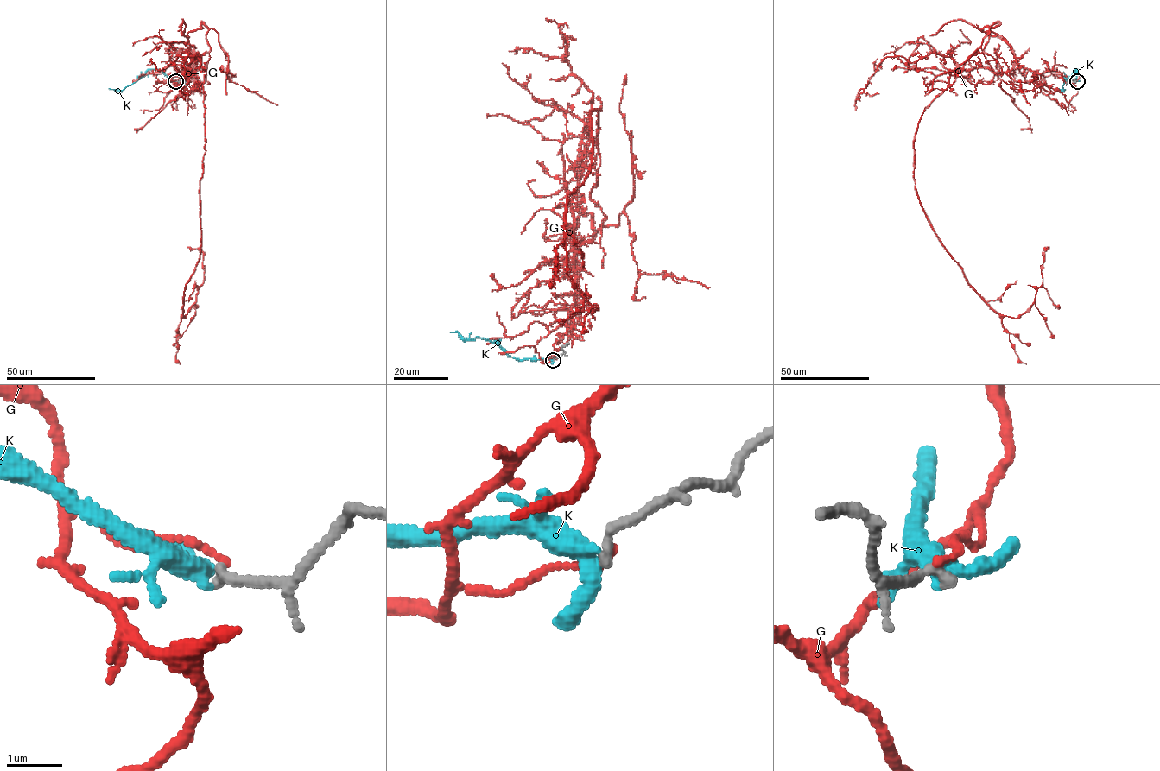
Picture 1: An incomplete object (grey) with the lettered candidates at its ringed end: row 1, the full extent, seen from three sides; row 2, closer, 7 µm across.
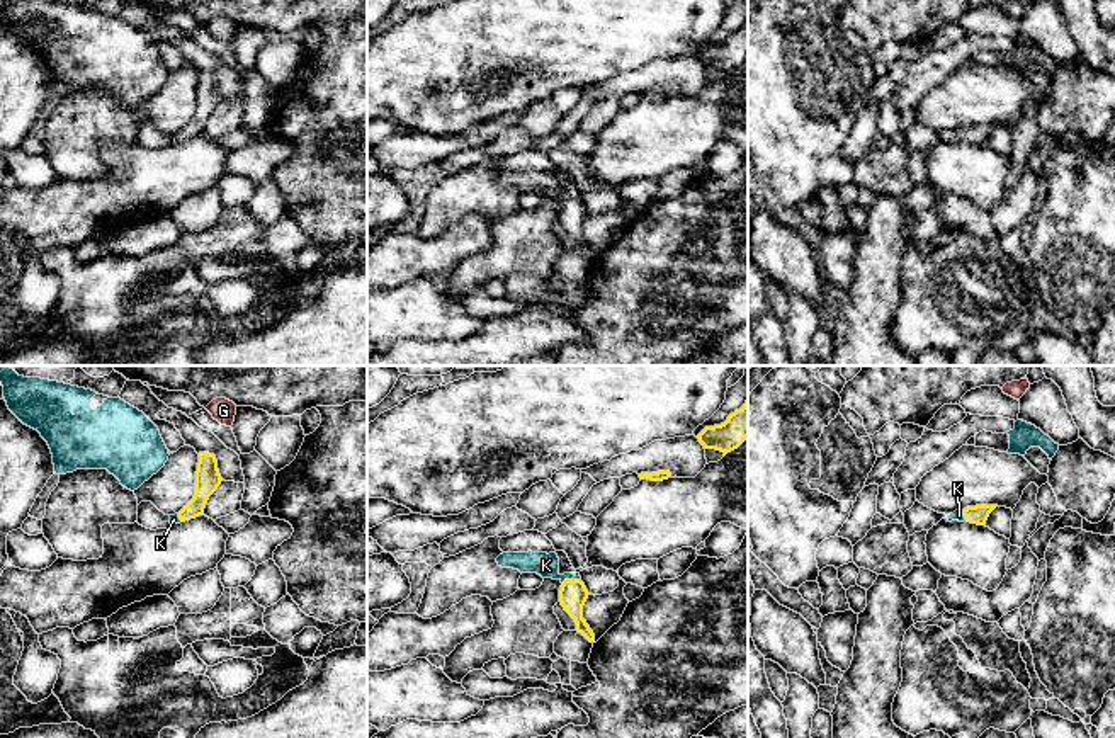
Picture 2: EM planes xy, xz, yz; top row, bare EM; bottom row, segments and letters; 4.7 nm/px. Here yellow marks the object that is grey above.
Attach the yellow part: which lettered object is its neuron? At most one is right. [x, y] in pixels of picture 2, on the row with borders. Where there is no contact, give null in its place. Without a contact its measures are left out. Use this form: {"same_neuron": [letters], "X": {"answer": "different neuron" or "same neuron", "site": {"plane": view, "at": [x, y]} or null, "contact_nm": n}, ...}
{"same_neuron": ["K"], "G": {"answer": "different neuron", "site": null}, "K": {"answer": "same neuron", "site": {"plane": "xz", "at": [570, 580]}, "contact_nm": 100}}

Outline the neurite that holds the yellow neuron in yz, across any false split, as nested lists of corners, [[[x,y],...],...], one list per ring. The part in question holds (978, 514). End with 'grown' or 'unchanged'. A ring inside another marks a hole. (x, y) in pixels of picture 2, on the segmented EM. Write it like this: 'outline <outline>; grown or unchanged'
outline [[[976,505],[976,507],[967,507],[964,510],[955,510],[954,514],[947,515],[948,522],[959,520],[959,522],[971,522],[977,525],[984,525],[989,514],[996,508],[998,505]]]; grown

